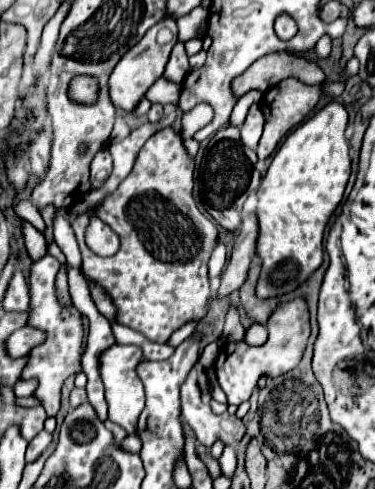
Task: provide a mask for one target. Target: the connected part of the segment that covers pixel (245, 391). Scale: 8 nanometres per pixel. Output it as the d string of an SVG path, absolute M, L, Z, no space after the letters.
M295 299L291 303L281 305L271 315L271 319L267 323L267 331L269 331L269 339L261 347L251 347L247 343L233 343L233 341L223 343L219 357L215 361L215 373L217 373L217 381L219 381L221 389L227 395L229 405L239 405L239 403L247 401L261 375L279 377L281 373L287 373L289 369L293 369L293 365L299 363L299 359L305 351L305 345L307 345L307 337L309 337L307 303L303 299Z

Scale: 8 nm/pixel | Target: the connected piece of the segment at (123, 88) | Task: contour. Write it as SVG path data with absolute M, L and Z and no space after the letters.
M157 27L149 29L145 33L145 37L135 45L131 47L123 57L121 61L115 65L111 77L109 77L109 99L113 103L115 109L121 109L125 113L133 113L135 107L139 105L139 101L145 97L147 89L163 75L165 71L165 65L169 61L169 53L171 53L171 47L175 43L167 43L167 45L157 45L155 41L155 35L157 35Z

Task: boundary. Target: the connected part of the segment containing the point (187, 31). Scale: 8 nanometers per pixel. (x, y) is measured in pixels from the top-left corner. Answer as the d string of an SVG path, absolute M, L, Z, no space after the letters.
M195 7L187 15L177 17L175 21L177 21L177 27L179 27L179 41L195 39L197 29L205 19L207 19L207 9L203 9L203 7Z

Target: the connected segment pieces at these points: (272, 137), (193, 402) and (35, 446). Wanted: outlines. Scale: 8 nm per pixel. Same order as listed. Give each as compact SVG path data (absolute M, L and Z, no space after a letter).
M285 79L279 85L275 85L273 89L269 89L263 95L263 107L265 107L263 111L265 111L267 121L265 121L263 137L261 137L259 147L257 147L257 157L267 159L275 151L277 143L315 109L315 105L319 103L319 97L321 97L321 87L305 85L299 79Z
M195 363L193 369L189 371L187 379L183 381L181 385L181 415L183 419L191 425L191 429L195 431L197 435L197 441L211 447L217 439L225 441L225 443L237 443L243 435L245 435L245 425L241 423L239 417L235 415L229 415L229 413L223 413L223 415L215 415L211 411L211 391L209 391L209 379L207 379L207 373L203 369L201 363Z
M41 431L37 437L33 437L31 441L29 441L29 447L27 447L27 457L25 457L25 461L27 463L31 463L31 461L35 461L41 453L43 453L43 449L47 447L51 443L51 435L47 433L47 431Z

